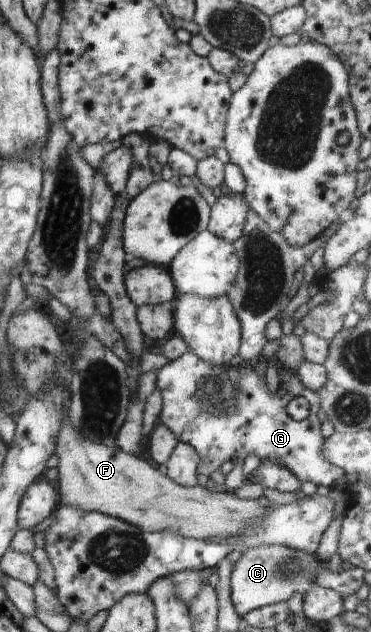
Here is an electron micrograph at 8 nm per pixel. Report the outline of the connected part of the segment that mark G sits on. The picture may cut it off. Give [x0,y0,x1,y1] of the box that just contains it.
[156,350,345,486]

